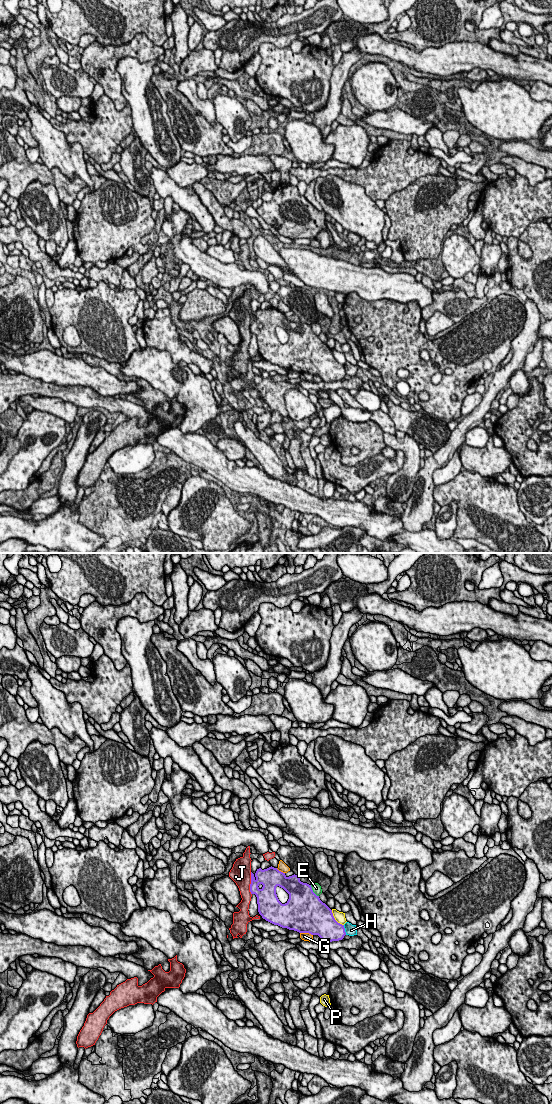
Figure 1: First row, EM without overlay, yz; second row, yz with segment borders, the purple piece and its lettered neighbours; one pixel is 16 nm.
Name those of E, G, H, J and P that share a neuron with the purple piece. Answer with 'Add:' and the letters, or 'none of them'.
Add: none of them

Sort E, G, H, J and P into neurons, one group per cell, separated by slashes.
E / G / H / J / P

